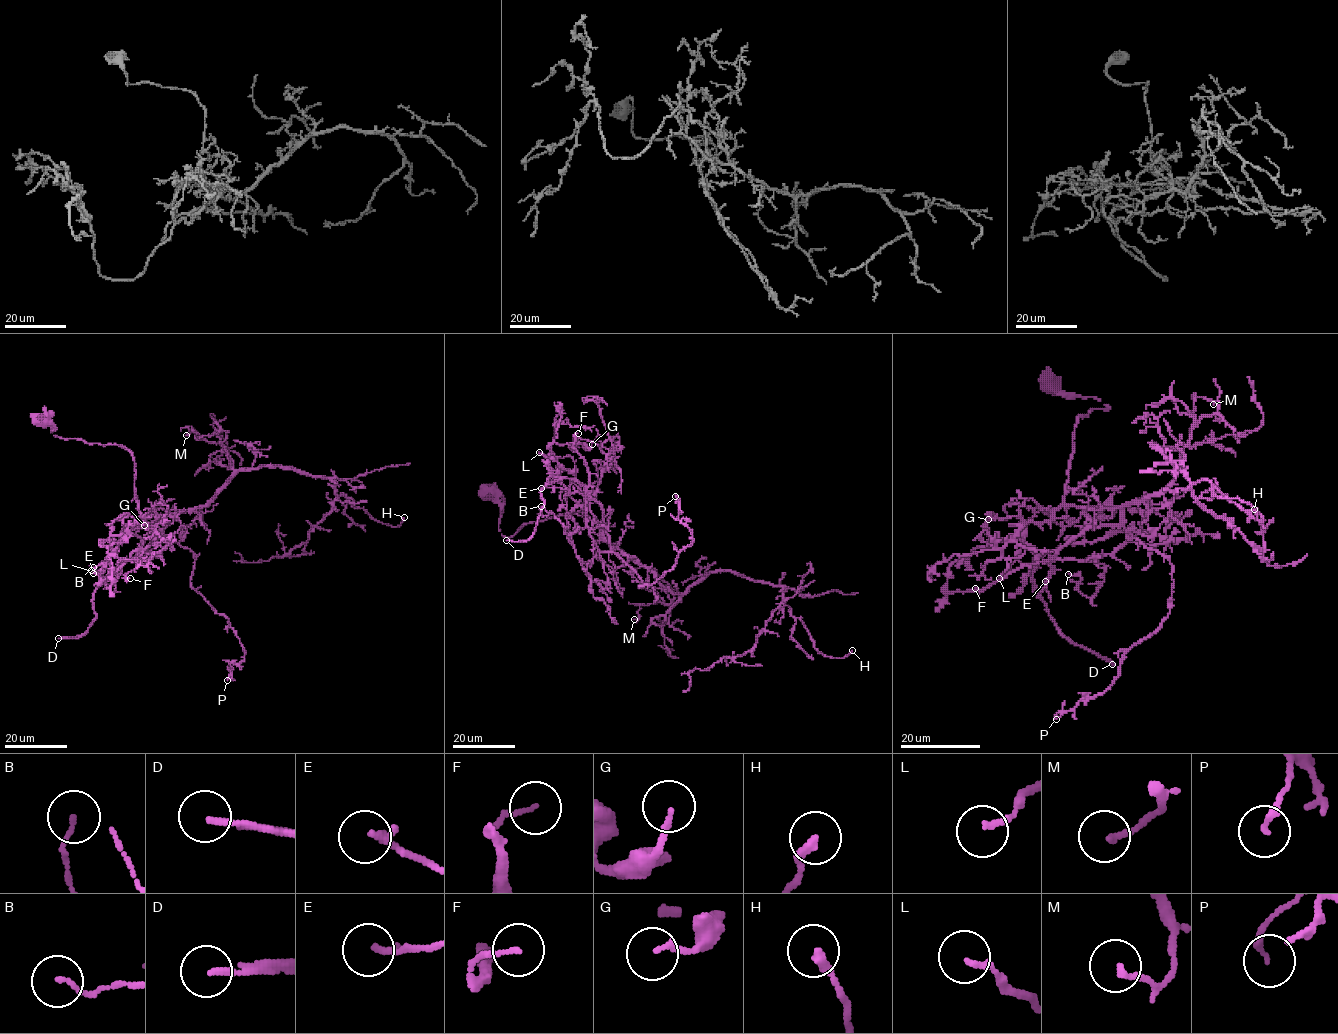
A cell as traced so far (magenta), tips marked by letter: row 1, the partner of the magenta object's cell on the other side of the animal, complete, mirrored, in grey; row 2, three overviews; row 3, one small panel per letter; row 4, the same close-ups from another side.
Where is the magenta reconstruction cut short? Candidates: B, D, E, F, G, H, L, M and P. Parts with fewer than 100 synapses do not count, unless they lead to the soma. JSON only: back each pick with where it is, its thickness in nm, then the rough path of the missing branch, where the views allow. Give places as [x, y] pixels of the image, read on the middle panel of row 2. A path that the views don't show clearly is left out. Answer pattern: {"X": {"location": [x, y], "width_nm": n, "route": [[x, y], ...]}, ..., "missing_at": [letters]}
{"D": {"location": [506, 540], "width_nm": 180}, "missing_at": ["D"]}

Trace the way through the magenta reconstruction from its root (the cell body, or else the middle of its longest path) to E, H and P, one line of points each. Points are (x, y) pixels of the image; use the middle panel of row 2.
E: (489, 492), (501, 510), (499, 531), (507, 537), (586, 502), (612, 547), (599, 503), (568, 488), (541, 488)
H: (489, 492), (507, 537), (586, 502), (664, 588), (724, 571), (780, 585), (818, 651), (852, 650)
P: (489, 492), (501, 510), (499, 531), (507, 537), (586, 502), (640, 588), (669, 571), (693, 541), (675, 496)

